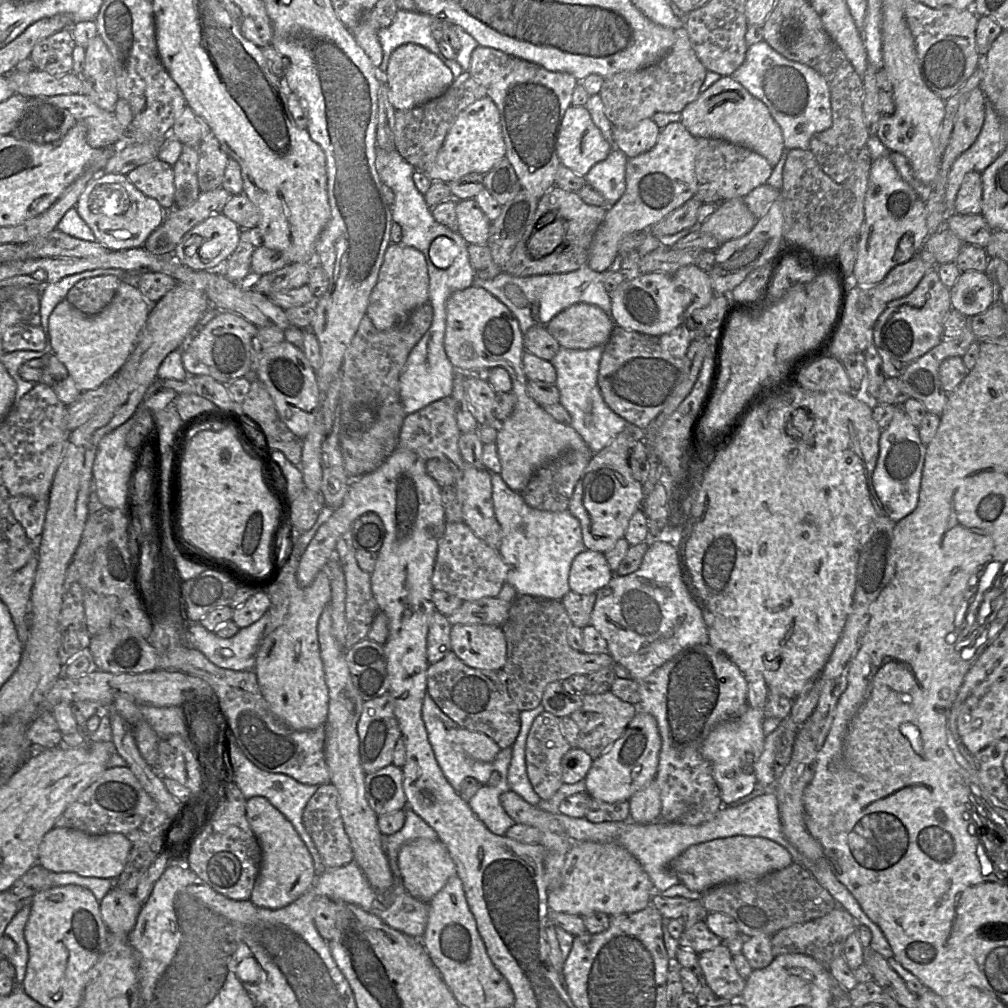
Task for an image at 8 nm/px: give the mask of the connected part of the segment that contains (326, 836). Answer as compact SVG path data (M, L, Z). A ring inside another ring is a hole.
M327 783L318 787L304 808L302 820L325 869L339 868L353 861L352 846L338 807L338 791L333 784Z

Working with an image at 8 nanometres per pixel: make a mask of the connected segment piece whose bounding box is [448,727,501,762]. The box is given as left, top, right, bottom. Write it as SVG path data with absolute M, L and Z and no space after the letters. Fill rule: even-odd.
M456 727L448 733L448 740L458 744L471 758L491 762L499 751L499 746L488 736L480 732L469 731L462 727Z

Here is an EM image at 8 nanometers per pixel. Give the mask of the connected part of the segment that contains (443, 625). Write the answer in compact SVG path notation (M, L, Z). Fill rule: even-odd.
M435 611L431 616L427 634L427 660L429 664L443 659L451 651L450 631L452 625L446 616Z

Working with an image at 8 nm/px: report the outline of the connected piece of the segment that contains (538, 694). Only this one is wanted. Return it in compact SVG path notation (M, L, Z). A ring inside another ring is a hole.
M518 595L511 603L502 630L506 639L506 663L502 668L507 691L520 711L541 704L546 686L575 674L589 675L615 664L609 653L587 654L574 650L567 640L571 620L559 600Z

